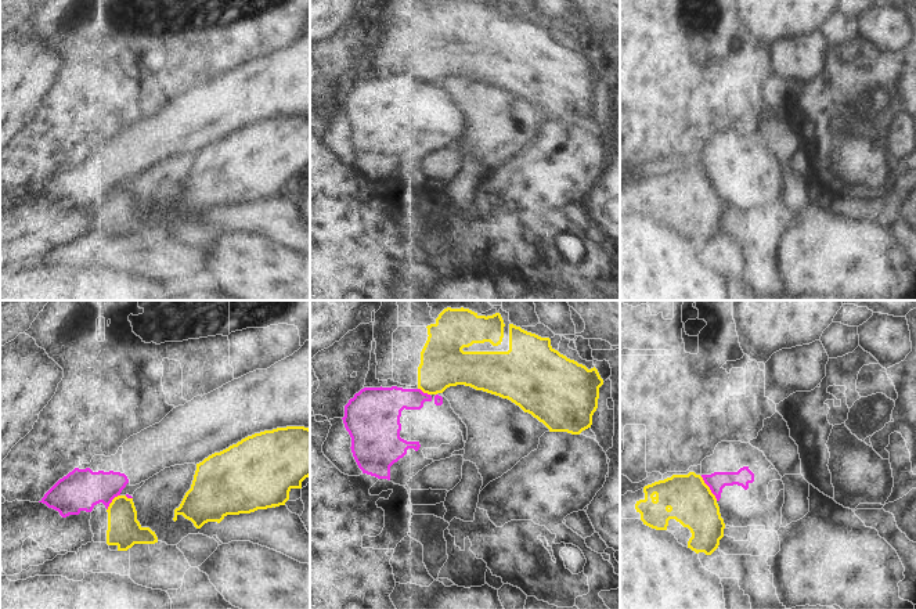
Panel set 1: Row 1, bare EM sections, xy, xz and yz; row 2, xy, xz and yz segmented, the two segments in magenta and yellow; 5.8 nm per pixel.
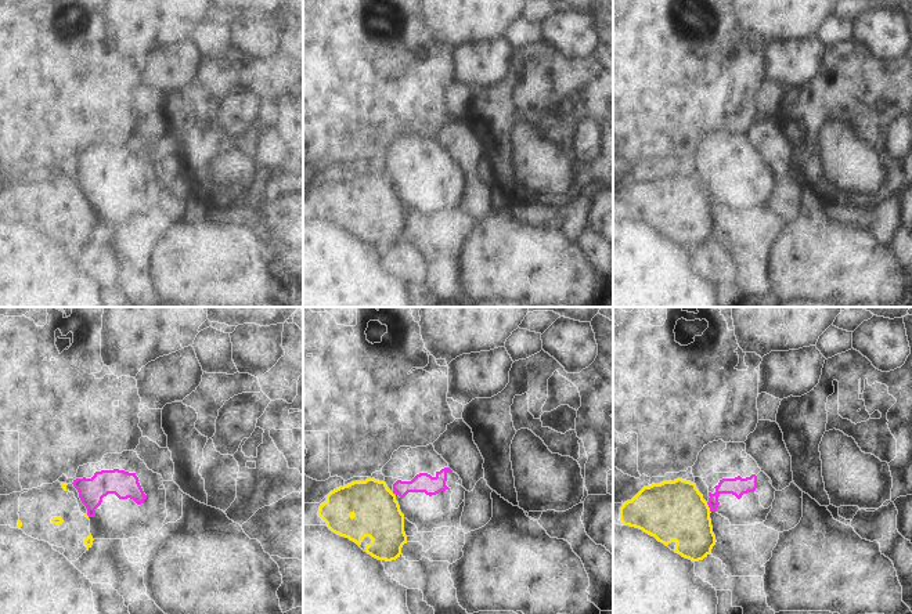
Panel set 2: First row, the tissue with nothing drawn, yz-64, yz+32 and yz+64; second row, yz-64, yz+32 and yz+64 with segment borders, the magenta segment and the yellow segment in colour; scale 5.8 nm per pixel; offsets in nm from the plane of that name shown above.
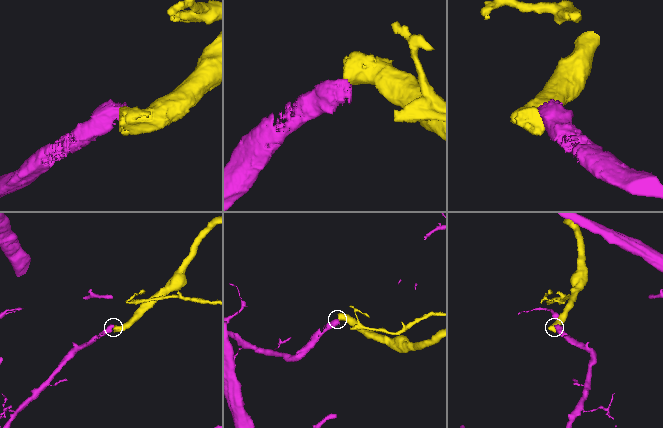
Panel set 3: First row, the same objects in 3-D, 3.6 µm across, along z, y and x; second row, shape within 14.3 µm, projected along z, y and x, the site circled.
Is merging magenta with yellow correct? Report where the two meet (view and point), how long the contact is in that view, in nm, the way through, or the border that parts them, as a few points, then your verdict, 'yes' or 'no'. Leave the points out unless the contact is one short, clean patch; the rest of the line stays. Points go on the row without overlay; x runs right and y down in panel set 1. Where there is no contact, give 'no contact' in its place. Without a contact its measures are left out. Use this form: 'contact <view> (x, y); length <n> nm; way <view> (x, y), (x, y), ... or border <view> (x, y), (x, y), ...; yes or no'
contact yz (710, 179); length 170 nm; border yz (700, 166), (717, 190); no

